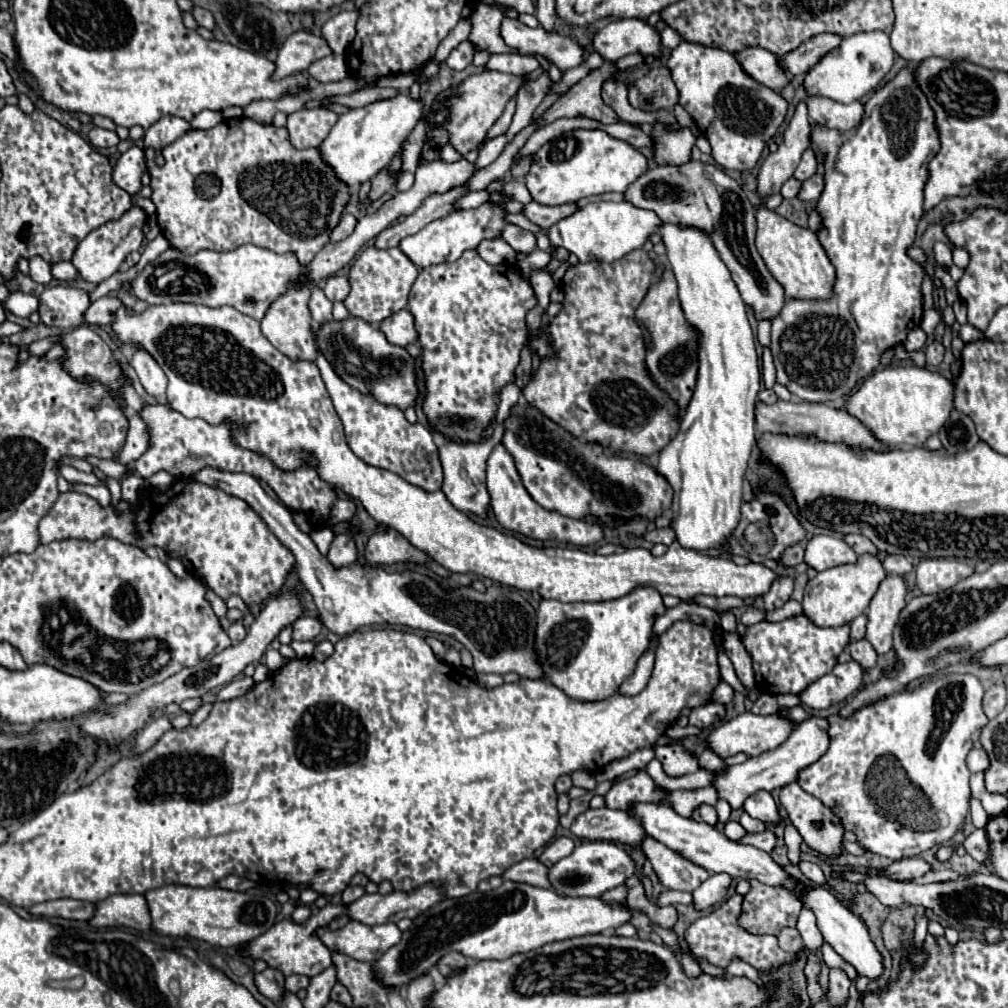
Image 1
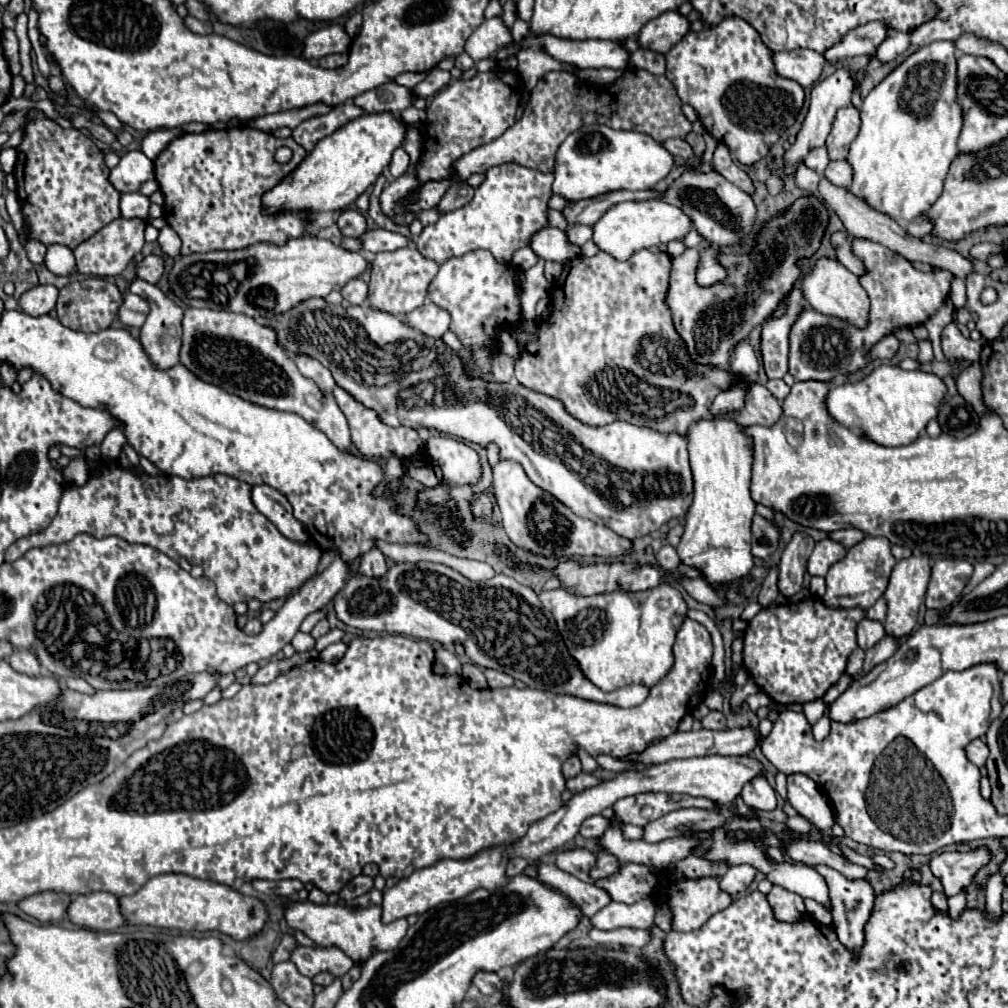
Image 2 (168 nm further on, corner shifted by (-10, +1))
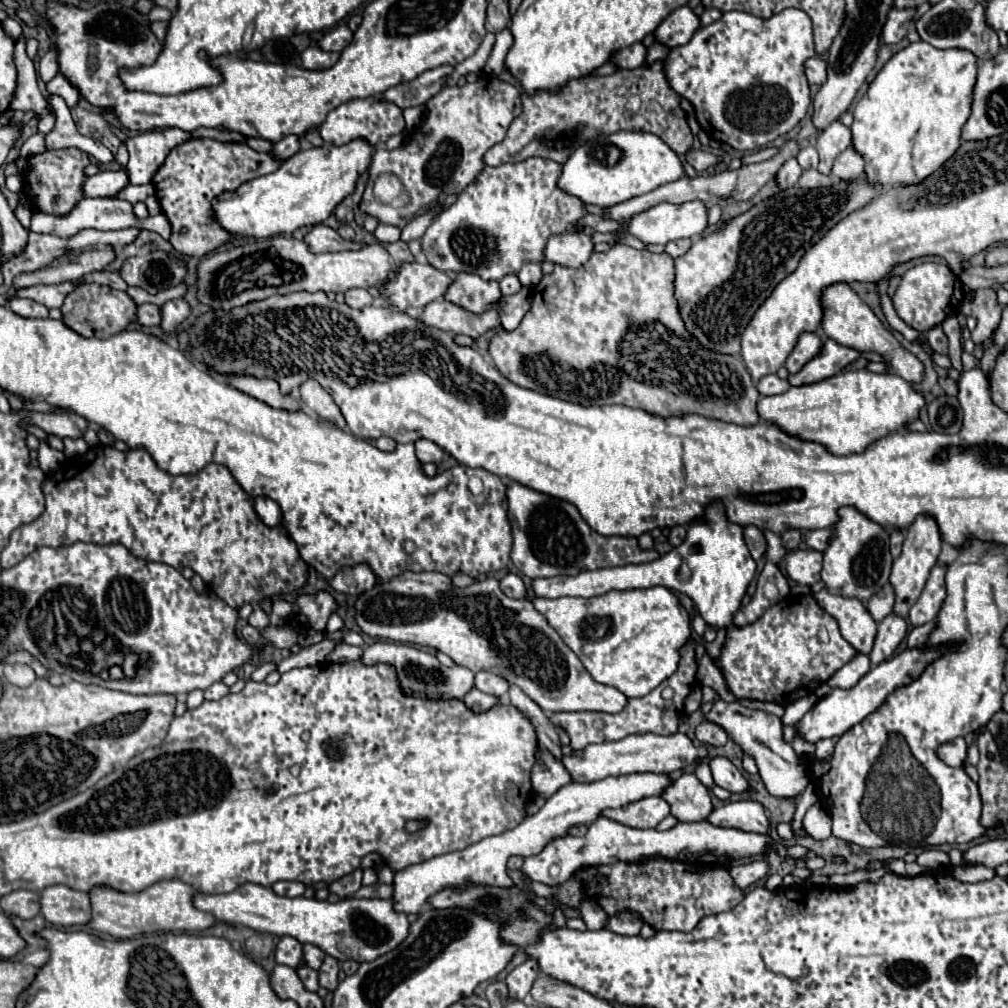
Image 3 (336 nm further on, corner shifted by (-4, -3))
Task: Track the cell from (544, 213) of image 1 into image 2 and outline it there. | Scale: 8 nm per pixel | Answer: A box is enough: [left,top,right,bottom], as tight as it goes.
[564,190,664,226]

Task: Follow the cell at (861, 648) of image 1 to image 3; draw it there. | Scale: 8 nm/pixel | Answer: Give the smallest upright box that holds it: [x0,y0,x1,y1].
[814,590,876,654]

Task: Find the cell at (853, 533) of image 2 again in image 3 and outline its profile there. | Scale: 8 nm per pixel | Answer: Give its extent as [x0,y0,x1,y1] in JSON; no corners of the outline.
[804,528,834,552]

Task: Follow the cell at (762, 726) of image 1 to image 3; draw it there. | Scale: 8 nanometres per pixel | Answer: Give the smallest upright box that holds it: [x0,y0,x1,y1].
[562,732,708,782]

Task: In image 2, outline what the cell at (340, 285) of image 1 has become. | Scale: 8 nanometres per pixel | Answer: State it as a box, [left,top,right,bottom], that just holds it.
[342,278,368,304]

